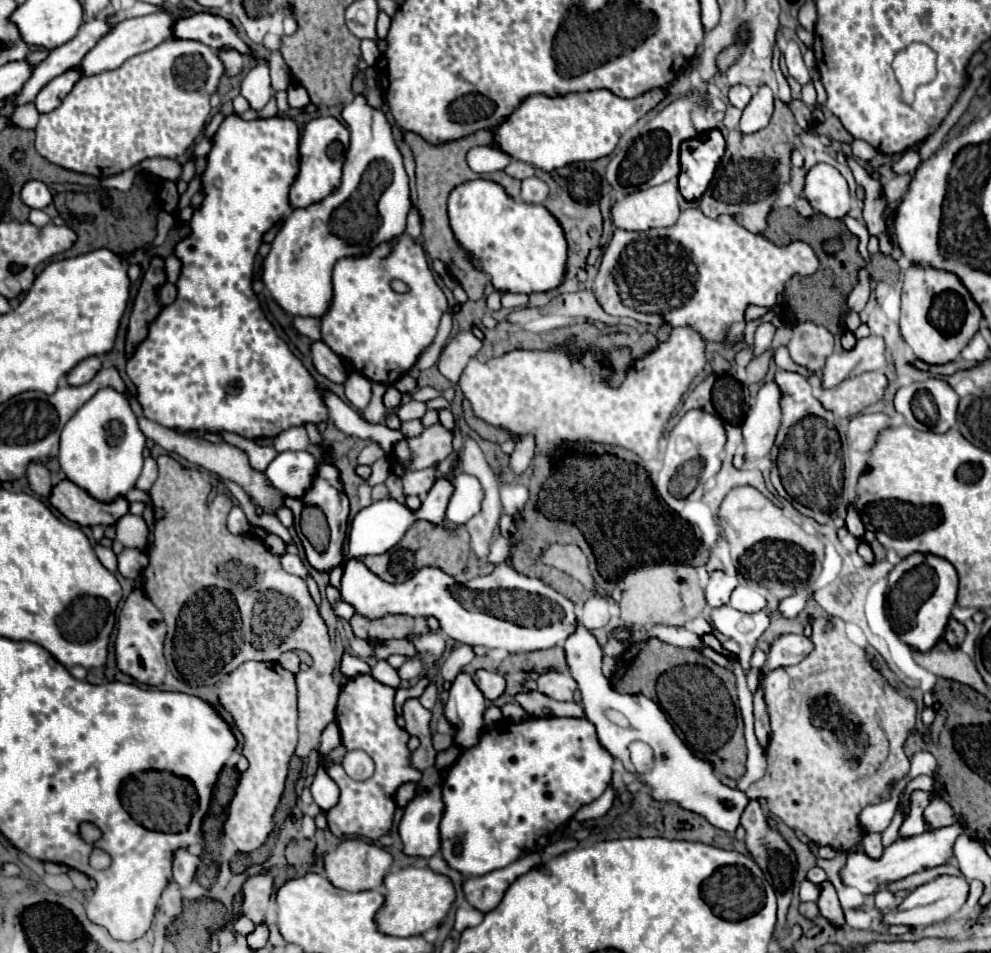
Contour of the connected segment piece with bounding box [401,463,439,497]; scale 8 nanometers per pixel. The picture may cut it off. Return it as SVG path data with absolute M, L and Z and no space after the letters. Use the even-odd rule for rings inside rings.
M435 463L433 467L429 469L423 469L423 471L405 471L401 475L403 479L403 491L405 495L417 495L417 497L425 497L425 493L421 493L421 489L431 489L433 483L435 483L435 473L437 473L437 465Z

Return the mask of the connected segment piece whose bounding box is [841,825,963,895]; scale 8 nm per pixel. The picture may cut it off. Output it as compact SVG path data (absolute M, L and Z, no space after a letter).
M953 825L953 827L947 827L947 829L935 829L931 833L921 833L921 835L913 835L913 837L905 837L905 839L903 837L897 837L885 849L883 857L877 859L877 861L869 859L863 853L863 845L857 845L857 847L853 847L847 853L847 865L841 871L841 881L847 887L857 887L863 895L871 895L871 893L877 891L877 887L881 883L897 881L897 879L903 879L907 875L913 875L913 873L917 873L921 869L937 867L937 865L947 863L953 857L953 843L955 843L955 839L961 833L963 833L961 825Z

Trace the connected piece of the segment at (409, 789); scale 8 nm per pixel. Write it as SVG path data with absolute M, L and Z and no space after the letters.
M405 783L405 785L401 785L399 791L397 791L397 805L405 807L415 797L415 789L417 789L417 783Z

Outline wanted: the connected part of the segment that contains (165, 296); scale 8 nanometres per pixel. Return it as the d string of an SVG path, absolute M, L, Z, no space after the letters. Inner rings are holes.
M165 283L161 289L159 289L159 299L161 299L161 305L171 305L177 297L177 287L173 283Z

